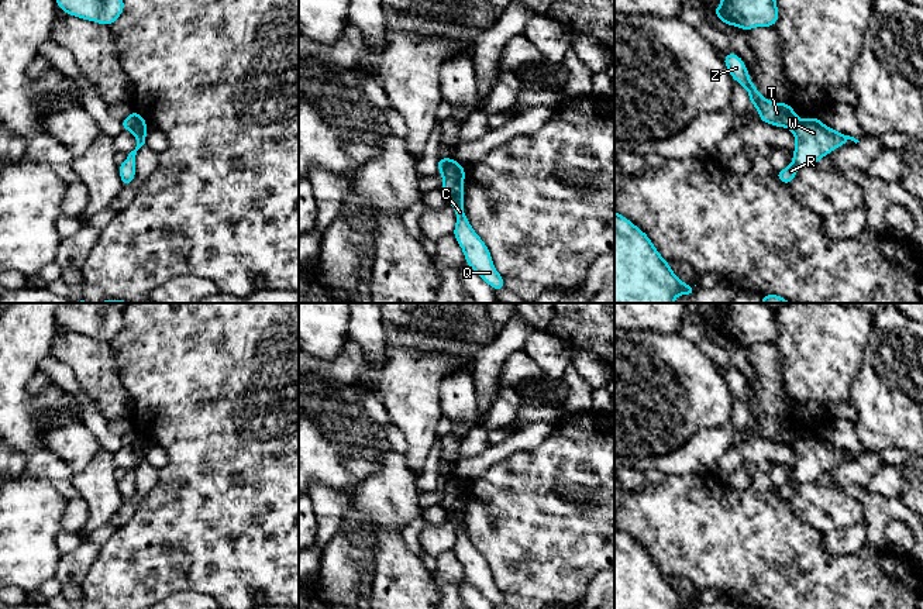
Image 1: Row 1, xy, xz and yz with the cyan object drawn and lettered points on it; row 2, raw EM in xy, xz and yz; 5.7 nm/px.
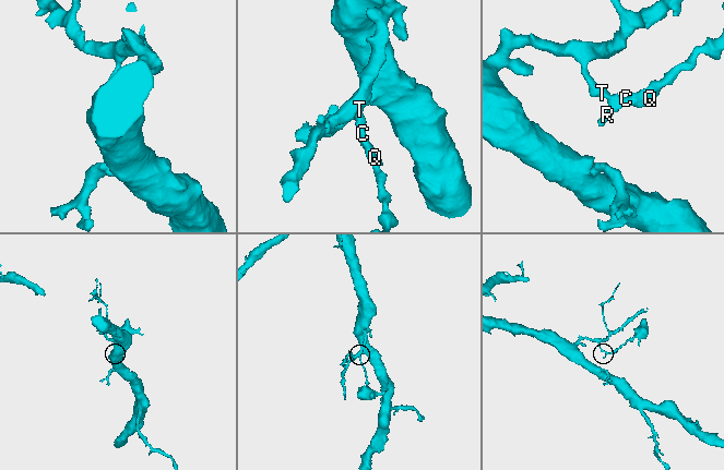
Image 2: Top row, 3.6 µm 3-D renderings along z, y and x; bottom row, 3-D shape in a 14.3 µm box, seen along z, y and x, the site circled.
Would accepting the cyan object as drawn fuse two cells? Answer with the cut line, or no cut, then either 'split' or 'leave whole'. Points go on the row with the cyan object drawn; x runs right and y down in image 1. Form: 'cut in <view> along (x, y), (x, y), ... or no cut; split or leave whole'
cut in xz along (458, 164), (453, 164), (440, 172); split

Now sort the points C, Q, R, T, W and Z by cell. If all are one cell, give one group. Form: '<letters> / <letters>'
C Q R W / T Z

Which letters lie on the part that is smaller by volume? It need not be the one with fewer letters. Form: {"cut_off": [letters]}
{"cut_off": ["C", "Q", "R", "W"]}

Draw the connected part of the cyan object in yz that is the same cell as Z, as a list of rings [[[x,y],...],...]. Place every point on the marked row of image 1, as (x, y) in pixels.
[[[730,52],[723,56],[723,61],[733,80],[738,82],[748,92],[750,103],[757,109],[760,121],[774,127],[785,127],[788,130],[795,127],[799,121],[799,116],[791,104],[775,103],[765,99],[751,82],[747,65],[737,54]]]

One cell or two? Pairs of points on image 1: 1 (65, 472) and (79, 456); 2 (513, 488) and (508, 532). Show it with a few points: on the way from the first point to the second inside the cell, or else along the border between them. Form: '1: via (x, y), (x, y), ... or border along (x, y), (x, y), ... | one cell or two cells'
1: border along (47, 447), (73, 472) | two cells
2: via (513, 499), (513, 520) | one cell

